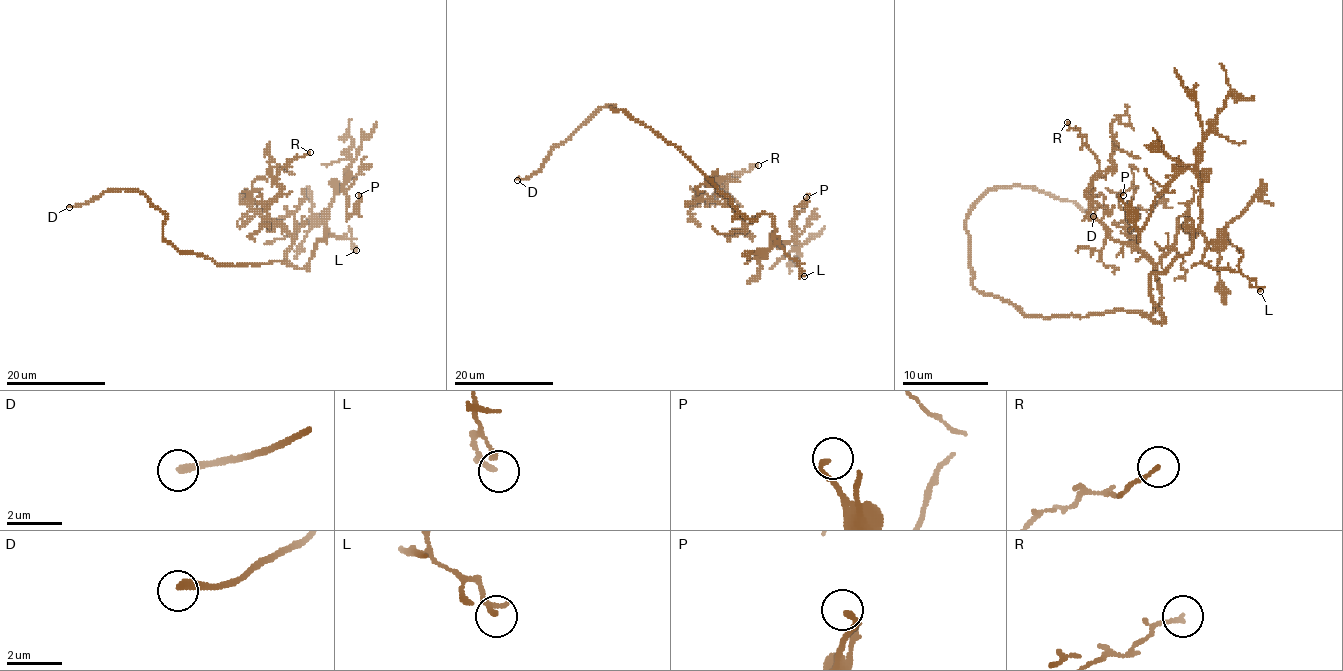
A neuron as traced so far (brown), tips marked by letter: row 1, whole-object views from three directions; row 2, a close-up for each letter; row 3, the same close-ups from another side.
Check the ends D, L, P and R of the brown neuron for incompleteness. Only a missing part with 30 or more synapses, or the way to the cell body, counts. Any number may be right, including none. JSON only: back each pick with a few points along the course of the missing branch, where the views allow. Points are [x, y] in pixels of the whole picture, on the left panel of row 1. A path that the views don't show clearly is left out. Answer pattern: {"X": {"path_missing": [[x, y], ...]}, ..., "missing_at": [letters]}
{"D": {"path_missing": [[69, 207], [49, 217], [38, 214], [35, 218]]}, "missing_at": ["D"]}

